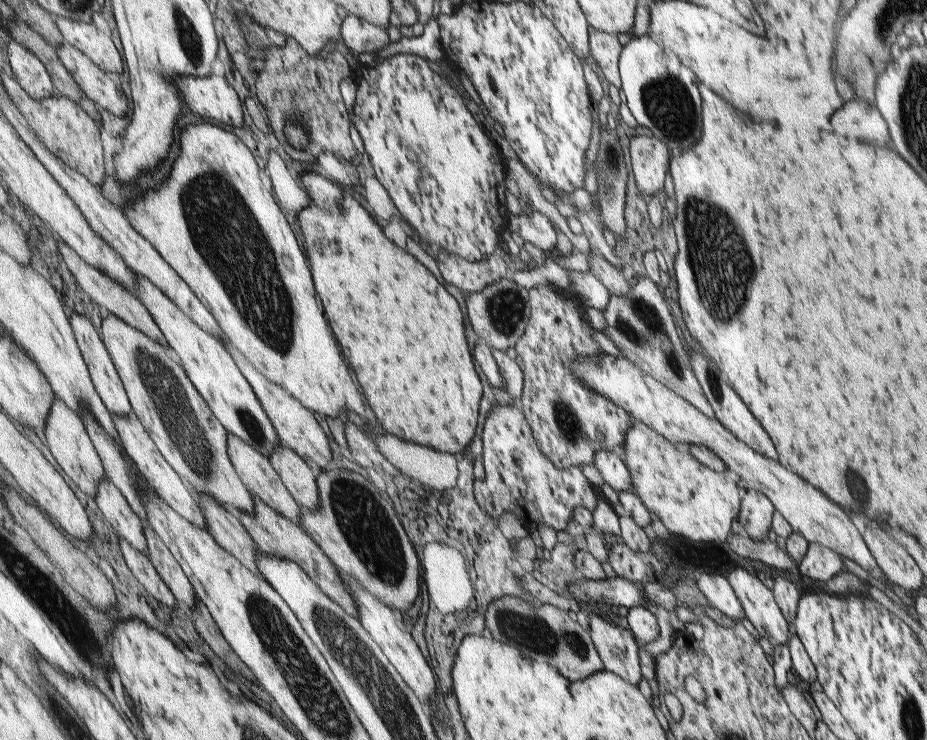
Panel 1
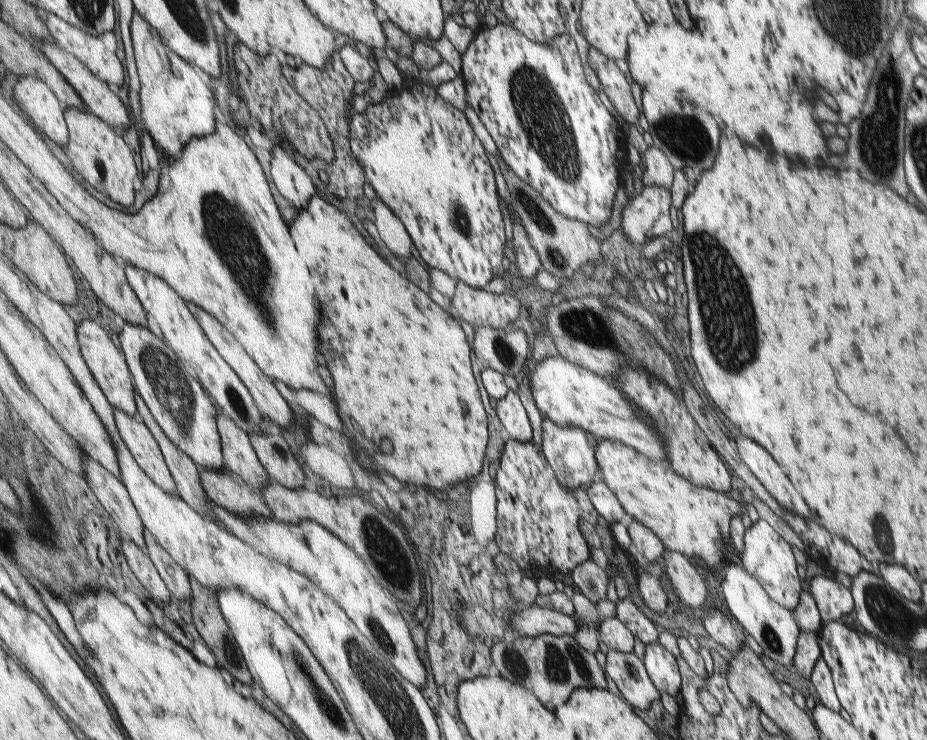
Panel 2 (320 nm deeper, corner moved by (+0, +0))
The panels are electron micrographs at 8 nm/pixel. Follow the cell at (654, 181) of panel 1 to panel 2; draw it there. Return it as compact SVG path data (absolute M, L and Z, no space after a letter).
M646 186L623 207L619 230L629 242L641 246L653 237L669 235L672 232L670 205L670 191Z

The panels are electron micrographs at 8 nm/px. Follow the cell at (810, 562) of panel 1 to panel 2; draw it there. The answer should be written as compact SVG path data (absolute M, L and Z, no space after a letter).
M809 575L809 594L813 597L823 623L839 621L853 608L849 590L835 579Z

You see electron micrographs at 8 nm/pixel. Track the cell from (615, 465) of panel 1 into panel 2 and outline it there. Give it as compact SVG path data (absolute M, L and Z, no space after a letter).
M600 477L589 484L588 489L590 501L591 504L594 504L596 514L601 516L608 525L613 522L621 522L626 526L630 523L631 518L625 514L619 501L610 493Z

